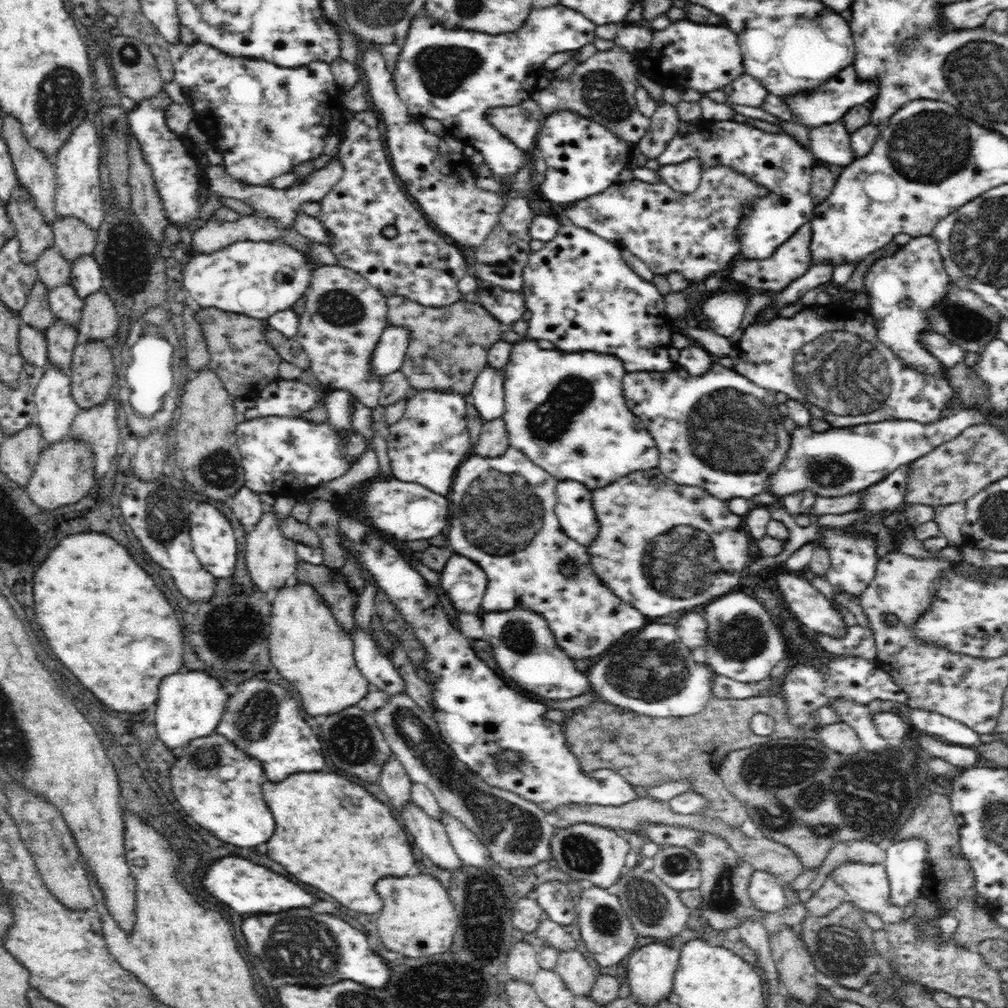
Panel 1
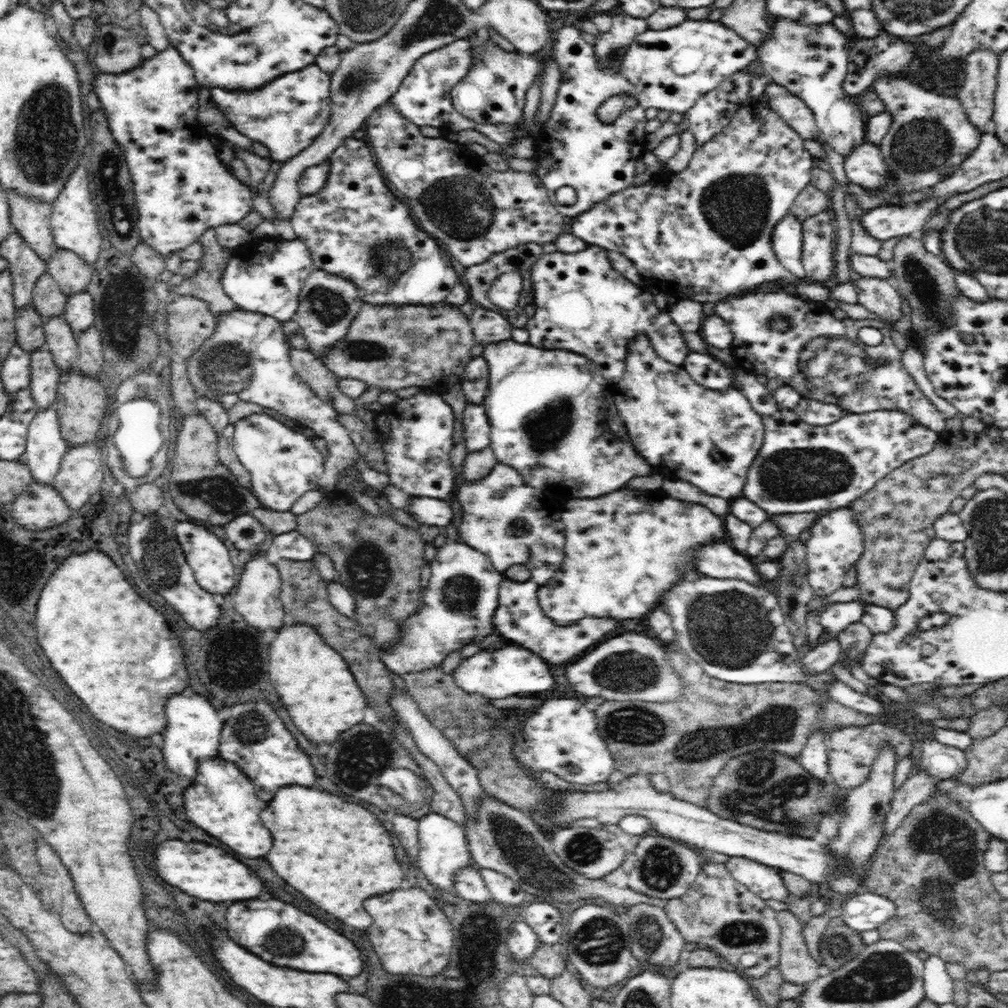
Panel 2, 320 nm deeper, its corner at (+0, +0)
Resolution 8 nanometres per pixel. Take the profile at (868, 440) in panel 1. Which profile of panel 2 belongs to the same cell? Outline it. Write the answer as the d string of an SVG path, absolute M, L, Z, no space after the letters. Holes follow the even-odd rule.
M740 368L732 370L735 386L749 399L754 410L762 415L765 425L765 438L760 453L749 466L748 480L742 496L758 504L768 514L794 514L802 512L833 511L845 508L858 497L865 495L882 478L904 462L917 456L928 454L939 442L939 434L922 426L912 415L898 410L876 410L867 413L848 413L836 422L826 426L812 426L802 422L794 412L778 406L777 401L767 393L766 385L761 384L752 372Z

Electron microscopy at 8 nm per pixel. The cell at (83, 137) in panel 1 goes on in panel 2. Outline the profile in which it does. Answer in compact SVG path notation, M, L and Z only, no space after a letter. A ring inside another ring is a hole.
M78 165L63 184L60 194L54 198L51 229L57 248L72 250L84 262L92 265L98 260L102 248L102 235L100 235L100 227L98 227L97 210L90 195L88 170L84 166Z

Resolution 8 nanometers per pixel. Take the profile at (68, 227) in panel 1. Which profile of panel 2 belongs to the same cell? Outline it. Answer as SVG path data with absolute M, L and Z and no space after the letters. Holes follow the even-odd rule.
M63 248L54 250L47 262L47 273L52 275L67 297L87 290L92 271L92 265L84 262L74 251Z

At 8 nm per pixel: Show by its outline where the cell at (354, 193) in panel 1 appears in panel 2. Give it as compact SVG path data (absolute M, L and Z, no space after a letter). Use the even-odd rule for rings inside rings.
M349 137L329 156L329 180L316 194L301 197L292 214L293 231L310 249L313 265L349 279L358 288L357 293L368 304L432 305L444 301L457 283L456 274L446 276L446 286L430 286L430 258L442 250L426 232L418 230L410 218L410 210L396 200L392 186L384 181L383 172L376 165L366 139Z

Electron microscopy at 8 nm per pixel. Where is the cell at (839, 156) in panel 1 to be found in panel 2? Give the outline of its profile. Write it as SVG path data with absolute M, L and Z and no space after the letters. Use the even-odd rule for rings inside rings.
M866 142L844 157L844 169L850 182L867 190L883 186L887 180L886 161L881 150Z

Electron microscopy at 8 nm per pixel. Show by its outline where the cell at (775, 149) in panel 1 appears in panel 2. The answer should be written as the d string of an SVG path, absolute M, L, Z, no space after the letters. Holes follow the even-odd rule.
M792 212L774 226L770 242L776 259L784 268L797 278L807 276L800 259L803 242L802 223L794 217Z

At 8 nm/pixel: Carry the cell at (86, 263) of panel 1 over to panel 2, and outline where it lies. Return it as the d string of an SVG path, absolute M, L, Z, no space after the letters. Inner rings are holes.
M87 290L70 294L67 297L64 317L76 333L88 330L94 324L94 301Z

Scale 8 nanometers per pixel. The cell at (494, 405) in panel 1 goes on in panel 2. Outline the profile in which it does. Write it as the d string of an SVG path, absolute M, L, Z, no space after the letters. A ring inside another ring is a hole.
M467 403L463 411L463 440L467 454L482 450L490 444L490 425L484 404Z

